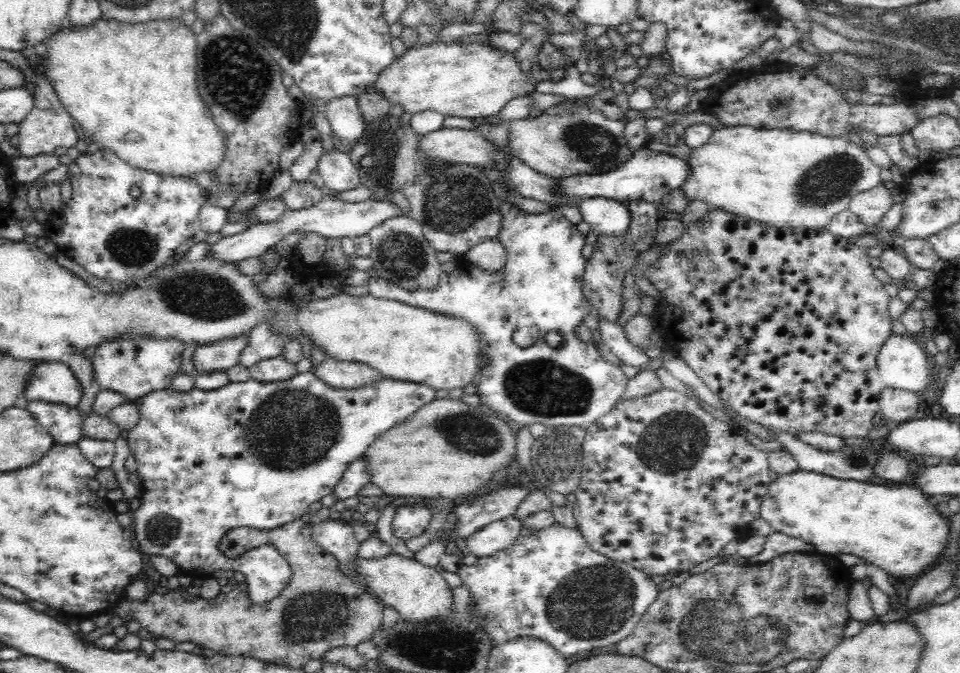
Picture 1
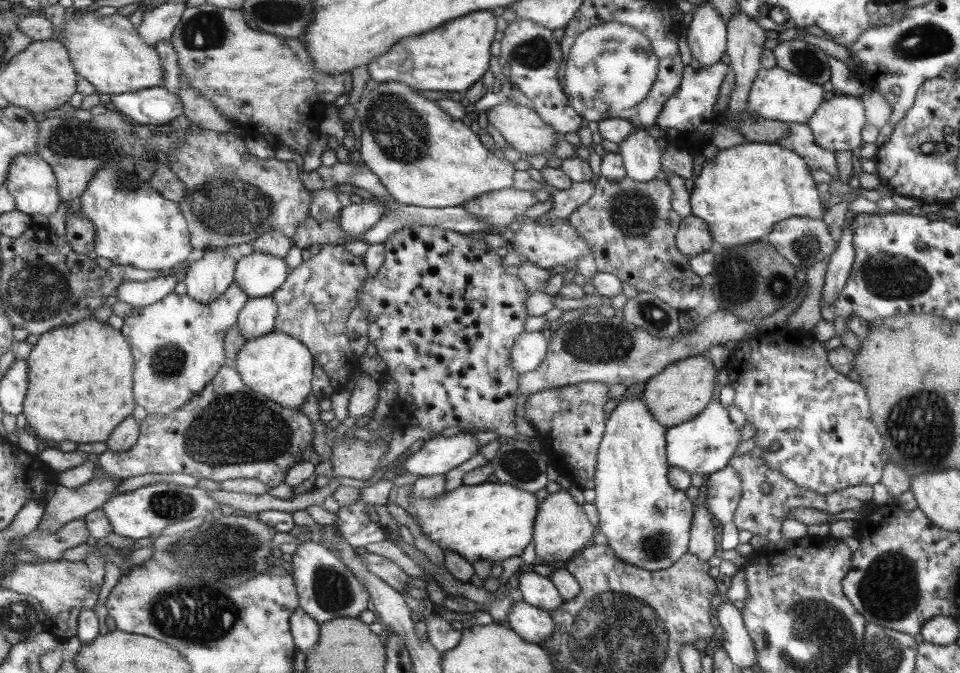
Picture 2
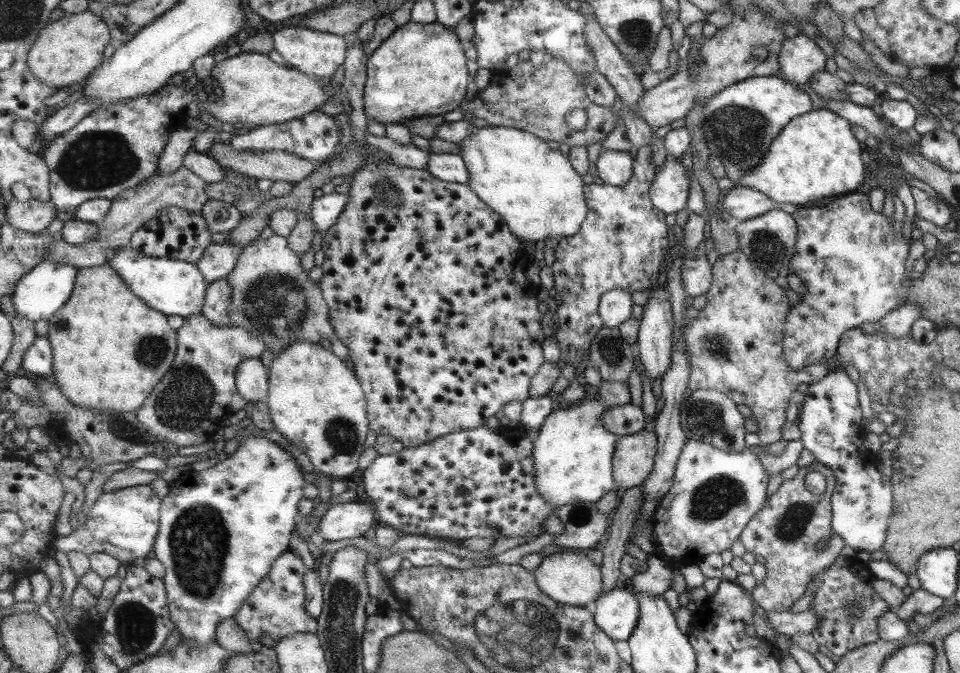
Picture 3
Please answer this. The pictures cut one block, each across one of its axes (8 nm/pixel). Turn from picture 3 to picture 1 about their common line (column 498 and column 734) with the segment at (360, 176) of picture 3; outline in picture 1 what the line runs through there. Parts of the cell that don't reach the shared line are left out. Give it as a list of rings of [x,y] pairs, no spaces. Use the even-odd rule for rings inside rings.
[[[711,208],[710,220],[708,220],[708,214],[706,214],[700,222],[690,224],[690,226],[686,228],[686,232],[670,244],[670,248],[668,248],[668,252],[662,256],[662,260],[658,260],[654,266],[650,266],[646,272],[642,273],[642,276],[654,286],[654,290],[662,292],[662,296],[664,296],[664,298],[662,298],[664,306],[656,305],[655,307],[655,310],[660,312],[657,333],[664,338],[664,342],[666,342],[670,348],[676,348],[676,350],[678,350],[678,356],[684,358],[686,364],[704,381],[704,384],[708,384],[708,388],[710,388],[716,396],[720,396],[720,398],[726,402],[726,406],[728,406],[730,410],[734,410],[736,414],[740,414],[742,418],[746,418],[746,420],[750,420],[750,422],[756,422],[756,424],[764,426],[766,430],[784,431],[793,435],[796,435],[796,432],[798,431],[816,431],[842,438],[848,438],[848,436],[866,438],[873,428],[872,418],[879,412],[878,400],[881,396],[881,390],[885,386],[885,382],[882,381],[880,375],[878,375],[877,354],[878,351],[881,350],[881,346],[885,343],[885,340],[888,339],[890,335],[894,334],[890,330],[891,320],[890,317],[888,317],[888,300],[890,298],[884,291],[884,284],[876,279],[872,273],[873,268],[870,265],[871,253],[872,252],[869,250],[862,250],[856,247],[856,245],[846,242],[846,239],[843,239],[842,237],[834,236],[827,228],[769,228],[769,226],[762,226],[752,220],[743,220],[741,217],[734,216],[728,212],[723,212],[722,209]]]

